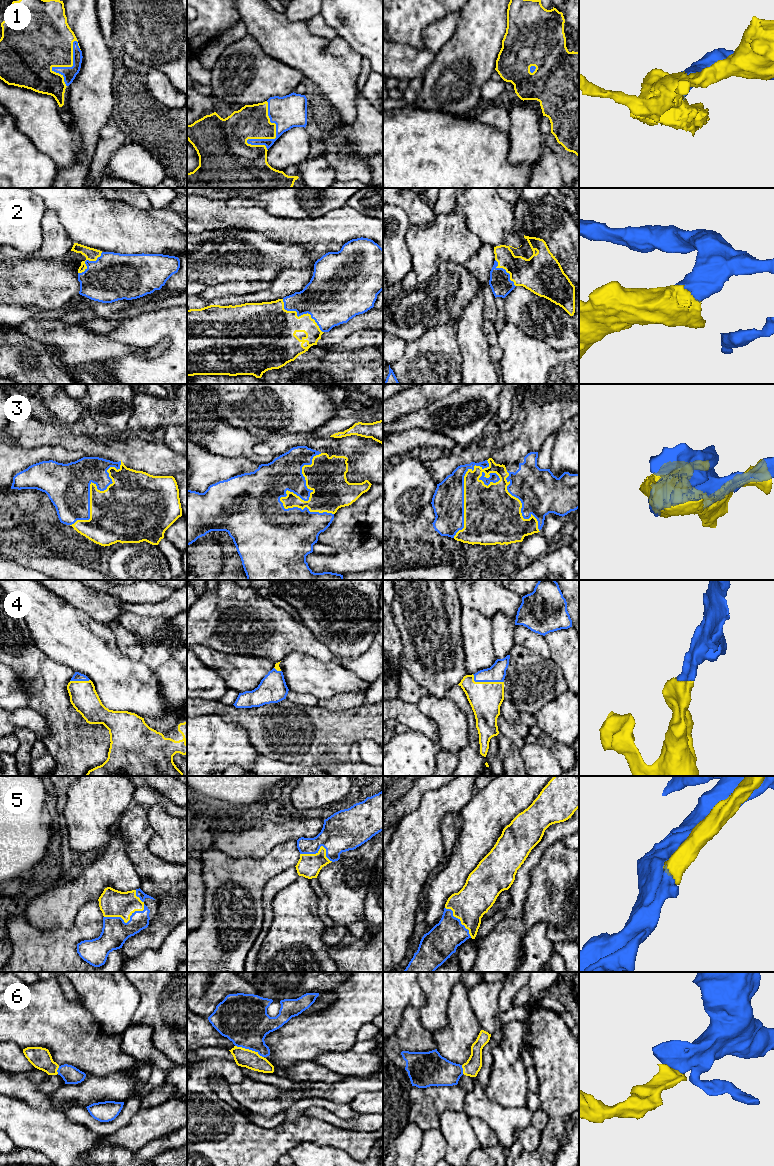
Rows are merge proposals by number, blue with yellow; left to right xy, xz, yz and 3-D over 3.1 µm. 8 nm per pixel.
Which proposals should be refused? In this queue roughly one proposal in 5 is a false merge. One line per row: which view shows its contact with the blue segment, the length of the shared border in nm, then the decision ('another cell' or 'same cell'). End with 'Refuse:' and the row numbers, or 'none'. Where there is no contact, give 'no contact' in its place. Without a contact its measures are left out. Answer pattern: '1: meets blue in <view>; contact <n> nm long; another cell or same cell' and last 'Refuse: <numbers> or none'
1: meets blue in xz; contact 400 nm long; same cell
2: meets blue in xz; contact 420 nm long; same cell
3: meets blue in xz; contact 550 nm long; same cell
4: meets blue in yz; contact 260 nm long; same cell
5: meets blue in xy; contact 340 nm long; same cell
6: meets blue in xz; contact 260 nm long; same cell
Refuse: none

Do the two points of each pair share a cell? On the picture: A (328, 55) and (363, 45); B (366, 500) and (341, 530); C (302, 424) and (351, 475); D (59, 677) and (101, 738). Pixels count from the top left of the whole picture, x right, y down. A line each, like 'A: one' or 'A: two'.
A: two
B: one
C: two
D: one

